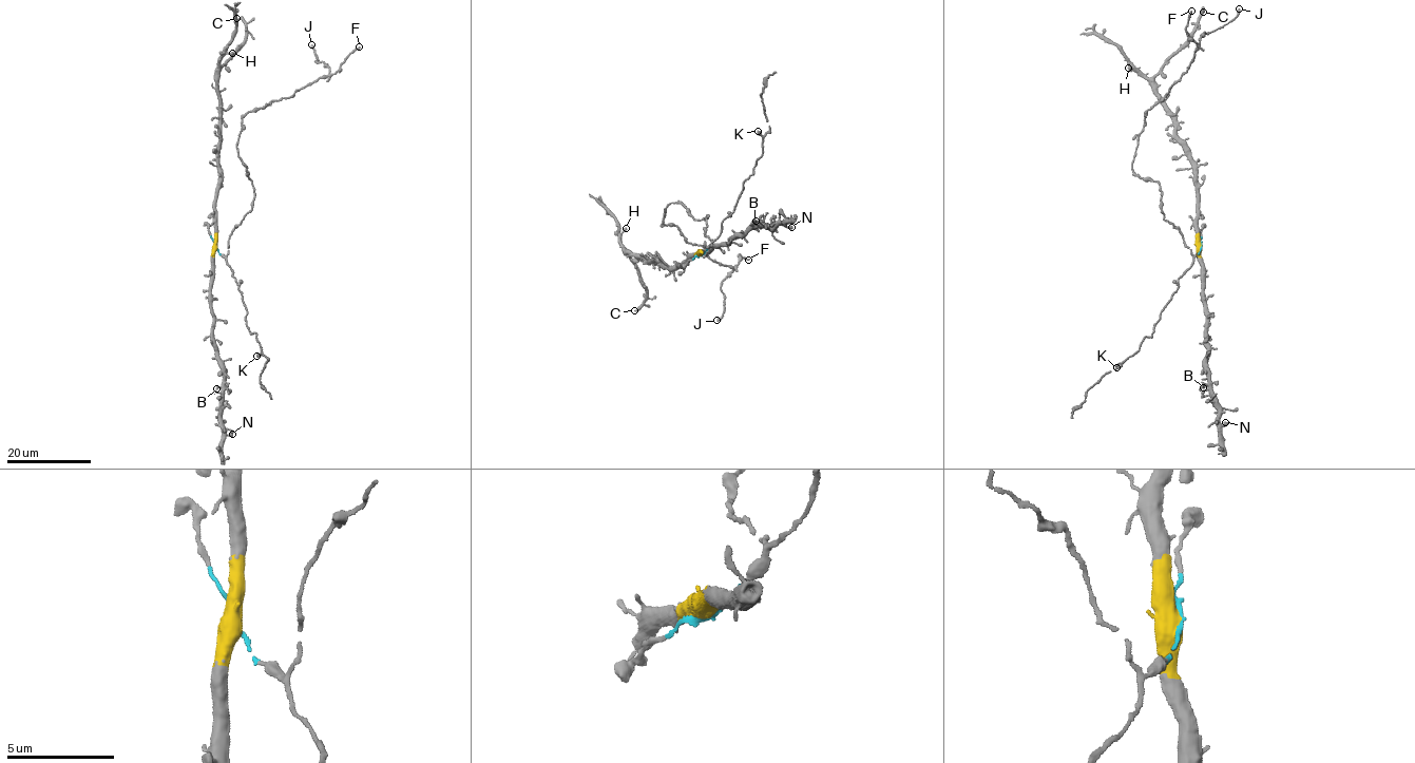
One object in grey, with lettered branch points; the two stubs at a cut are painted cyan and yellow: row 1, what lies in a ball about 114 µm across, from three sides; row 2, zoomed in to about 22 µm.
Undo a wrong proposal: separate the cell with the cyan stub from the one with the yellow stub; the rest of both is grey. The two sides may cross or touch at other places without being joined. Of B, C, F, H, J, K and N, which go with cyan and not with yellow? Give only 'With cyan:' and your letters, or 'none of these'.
With cyan: F, J, K

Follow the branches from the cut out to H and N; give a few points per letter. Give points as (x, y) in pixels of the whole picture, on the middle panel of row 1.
H: (701, 255), (669, 269), (664, 268), (654, 260), (649, 264), (629, 253), (620, 239), (626, 227)
N: (701, 255), (718, 244), (765, 223), (775, 227), (791, 227)

